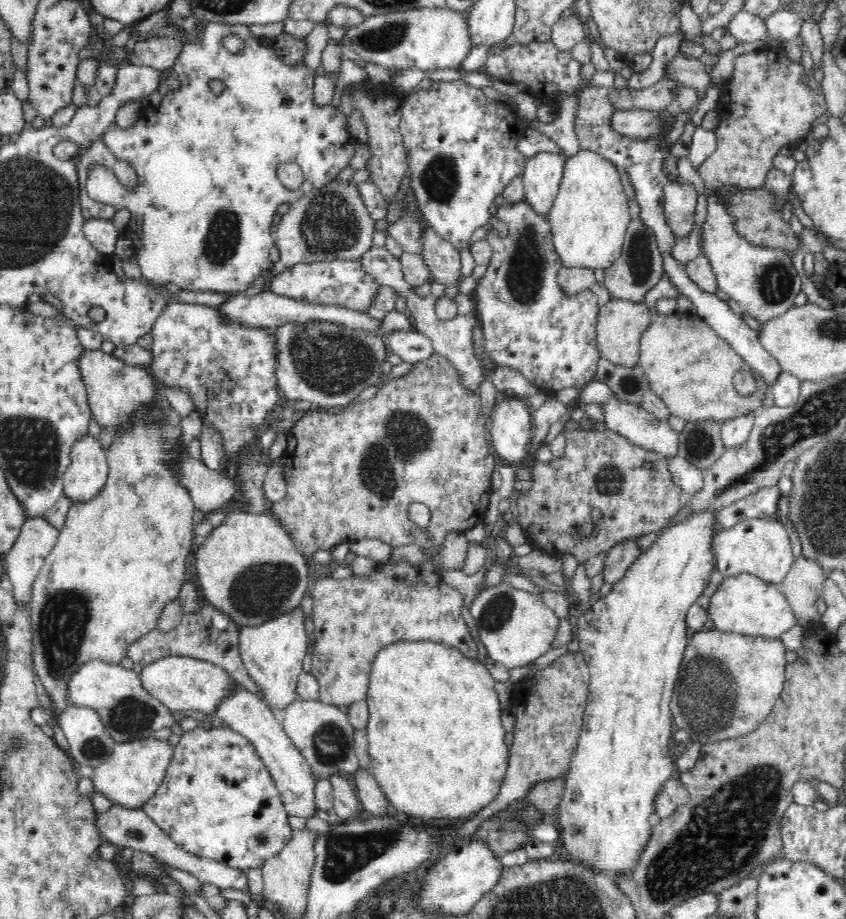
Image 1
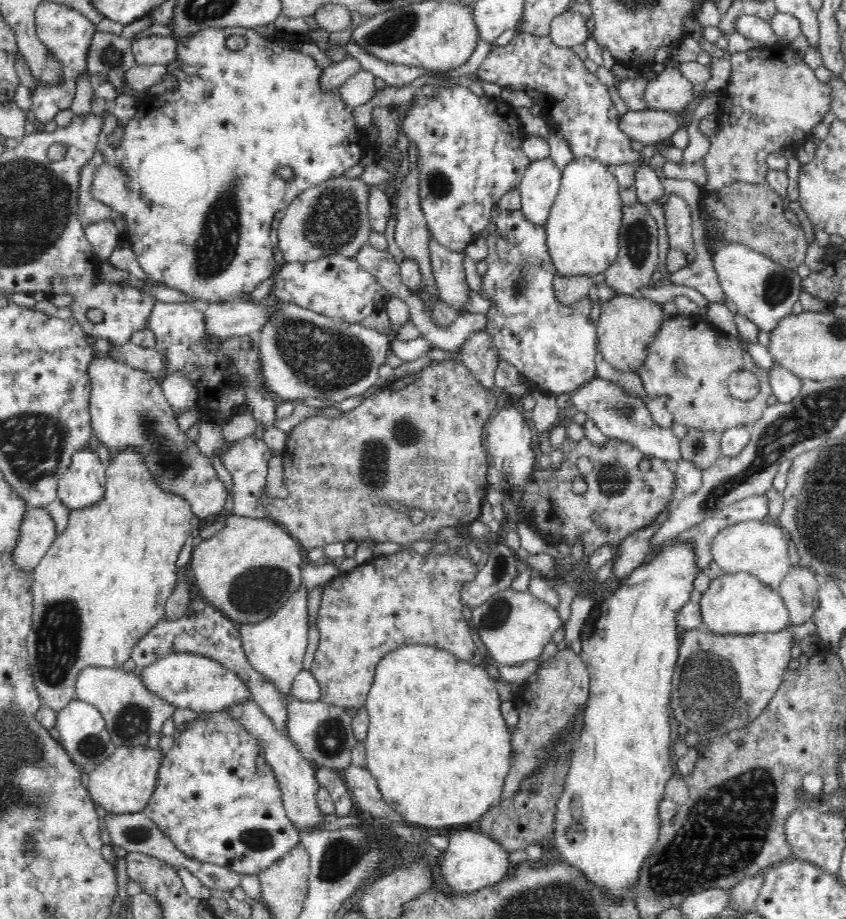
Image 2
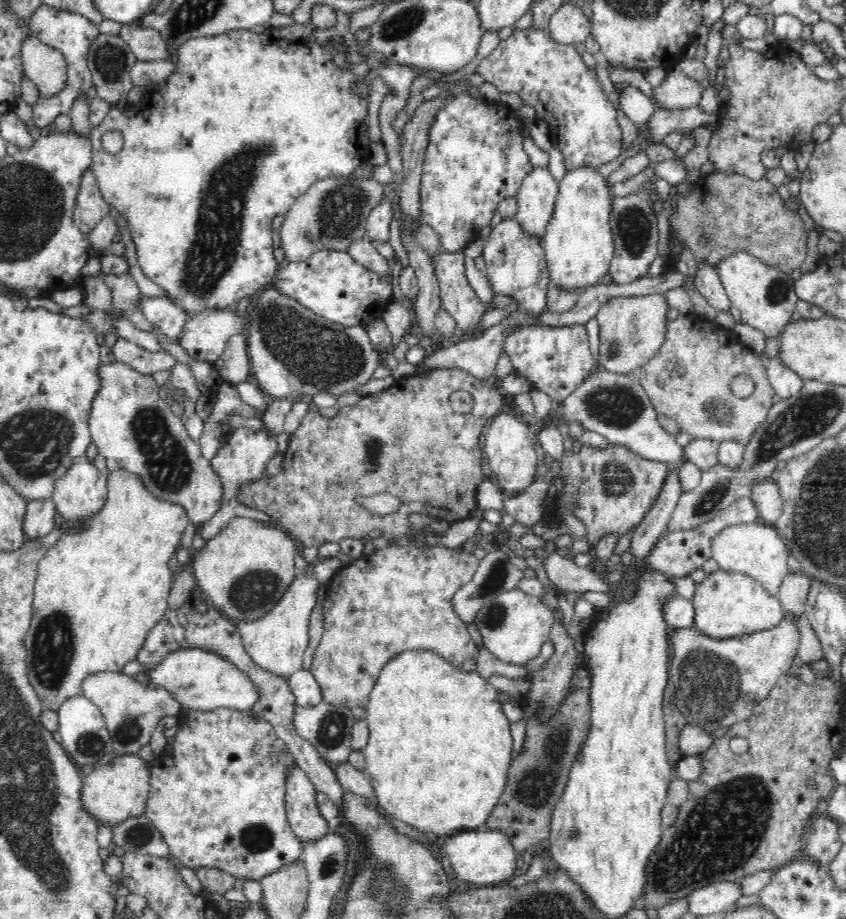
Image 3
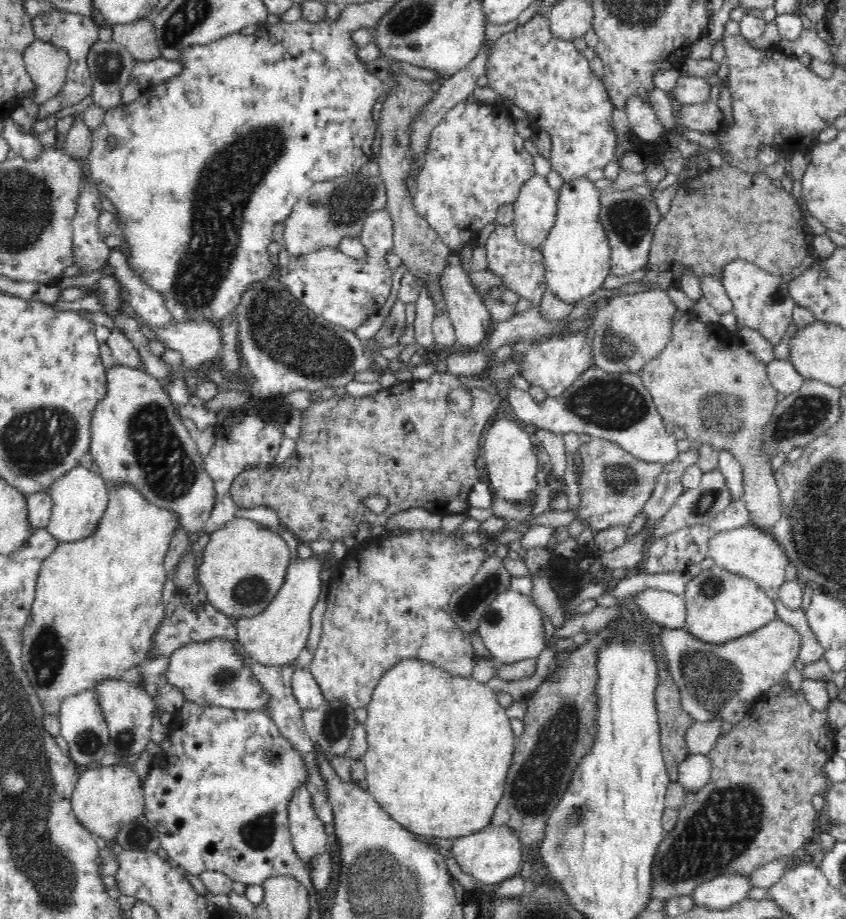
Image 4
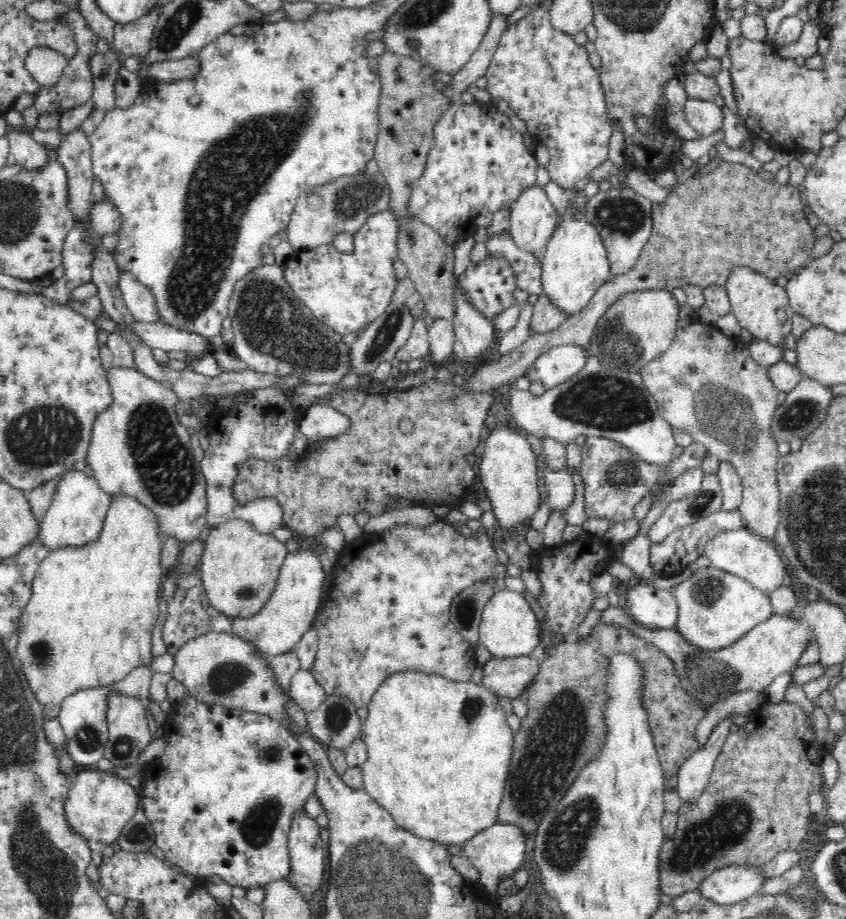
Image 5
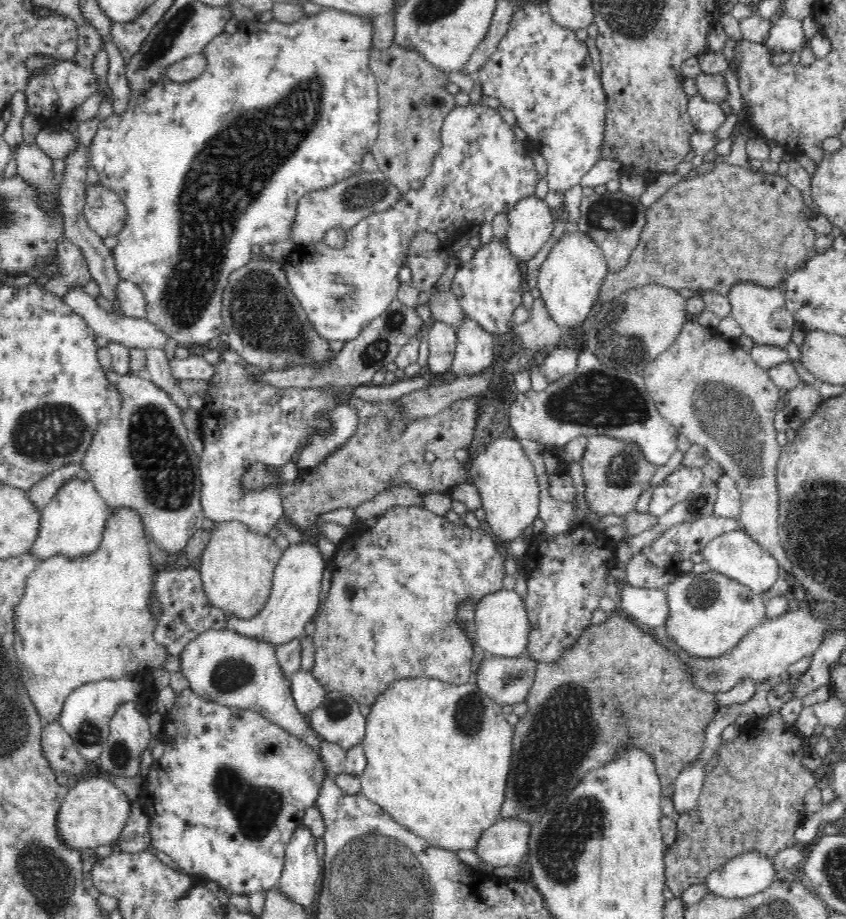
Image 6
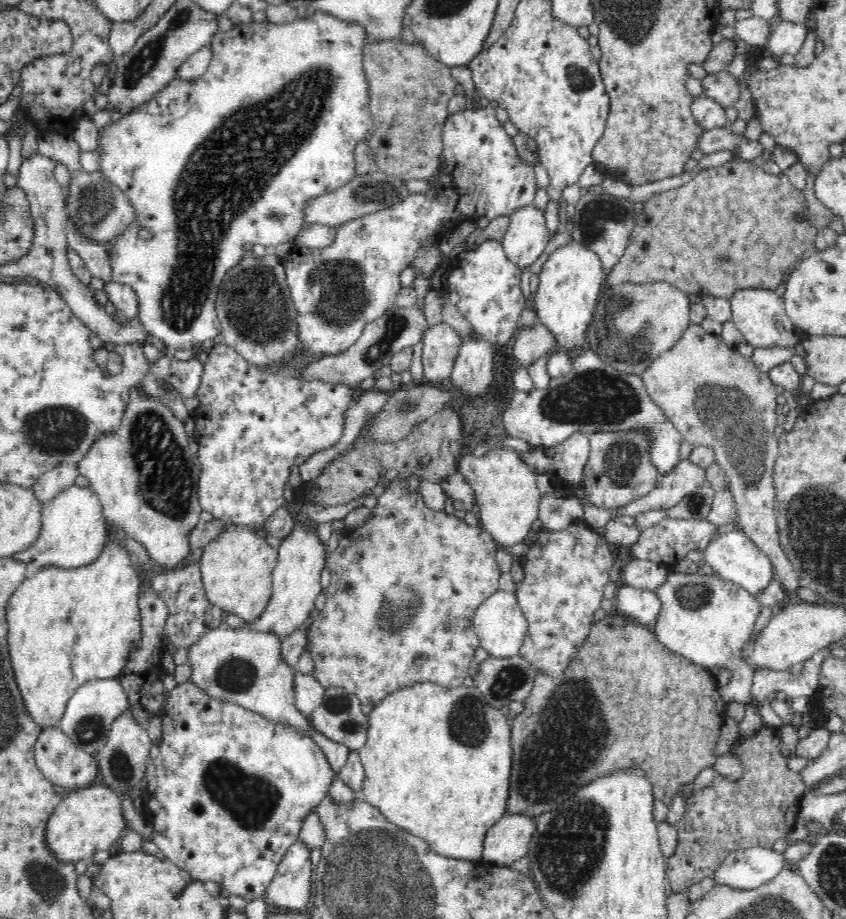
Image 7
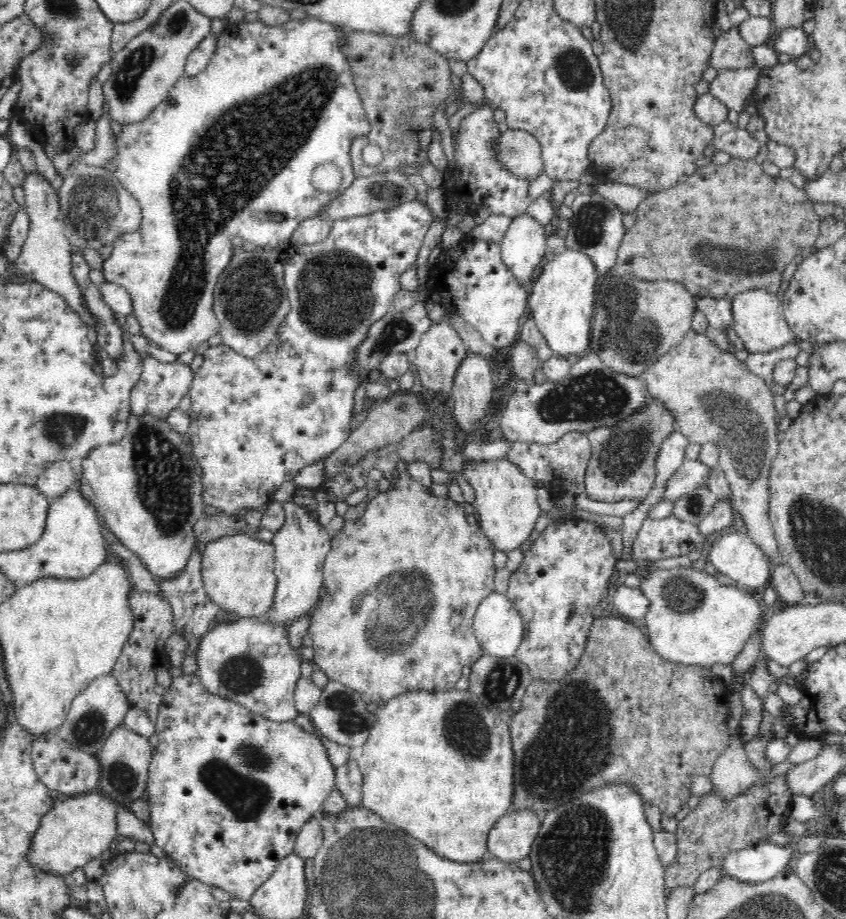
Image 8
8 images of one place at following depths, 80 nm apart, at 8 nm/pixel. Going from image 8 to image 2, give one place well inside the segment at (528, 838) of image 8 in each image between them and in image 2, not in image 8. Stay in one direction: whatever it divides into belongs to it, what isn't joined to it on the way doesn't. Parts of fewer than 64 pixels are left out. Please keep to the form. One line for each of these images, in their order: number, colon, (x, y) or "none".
2: (473, 860)
3: (484, 856)
4: (494, 854)
5: (500, 849)
6: (506, 843)
7: (507, 841)

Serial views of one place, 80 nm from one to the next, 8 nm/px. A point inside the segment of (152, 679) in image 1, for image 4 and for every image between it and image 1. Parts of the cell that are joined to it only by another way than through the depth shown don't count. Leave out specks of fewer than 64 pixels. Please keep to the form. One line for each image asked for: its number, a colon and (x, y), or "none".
2: (189, 680)
3: (201, 679)
4: (216, 672)

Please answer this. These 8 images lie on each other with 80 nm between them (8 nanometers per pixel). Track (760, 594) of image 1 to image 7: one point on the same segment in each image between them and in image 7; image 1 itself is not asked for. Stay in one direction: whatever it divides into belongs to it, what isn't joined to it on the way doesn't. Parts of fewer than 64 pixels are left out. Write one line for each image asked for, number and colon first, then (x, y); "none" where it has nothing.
2: (738, 604)
3: (726, 604)
4: (720, 606)
5: (715, 609)
6: (708, 614)
7: (703, 618)

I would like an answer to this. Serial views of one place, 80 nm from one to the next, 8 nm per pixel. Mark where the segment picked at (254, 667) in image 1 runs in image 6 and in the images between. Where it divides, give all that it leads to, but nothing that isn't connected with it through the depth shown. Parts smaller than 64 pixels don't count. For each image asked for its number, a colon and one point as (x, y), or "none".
2: (275, 646)
3: (276, 641)
4: (277, 635)
5: (288, 613)
6: (293, 601)

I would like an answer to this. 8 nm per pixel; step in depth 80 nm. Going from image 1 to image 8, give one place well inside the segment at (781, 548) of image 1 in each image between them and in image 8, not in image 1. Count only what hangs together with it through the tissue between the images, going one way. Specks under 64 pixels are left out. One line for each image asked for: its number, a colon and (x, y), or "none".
2: (760, 548)
3: (755, 549)
4: (746, 551)
5: (739, 552)
6: (734, 554)
7: (734, 557)
8: (734, 554)

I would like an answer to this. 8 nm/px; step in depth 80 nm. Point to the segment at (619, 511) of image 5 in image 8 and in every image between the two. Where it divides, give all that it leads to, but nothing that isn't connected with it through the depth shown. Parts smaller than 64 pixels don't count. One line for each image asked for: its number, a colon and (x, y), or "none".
6: (615, 472)
7: (619, 469)
8: (622, 466)

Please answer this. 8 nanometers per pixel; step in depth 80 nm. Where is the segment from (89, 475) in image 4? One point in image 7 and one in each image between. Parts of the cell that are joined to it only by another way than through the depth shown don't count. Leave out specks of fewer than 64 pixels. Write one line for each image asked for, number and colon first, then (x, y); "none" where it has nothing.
5: (75, 517)
6: (72, 524)
7: (73, 534)

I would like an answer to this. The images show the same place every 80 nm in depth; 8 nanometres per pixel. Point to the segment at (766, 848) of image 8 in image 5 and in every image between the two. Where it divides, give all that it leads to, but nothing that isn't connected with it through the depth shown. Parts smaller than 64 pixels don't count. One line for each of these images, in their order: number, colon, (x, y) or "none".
5: (729, 884)
6: (749, 872)
7: (749, 868)

